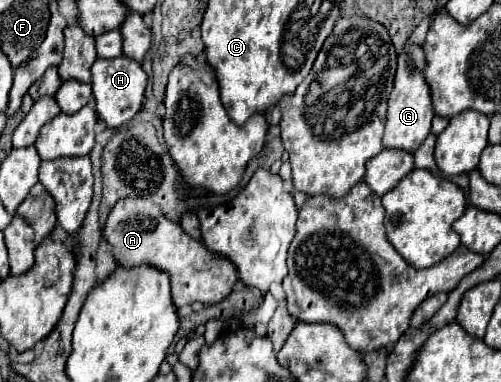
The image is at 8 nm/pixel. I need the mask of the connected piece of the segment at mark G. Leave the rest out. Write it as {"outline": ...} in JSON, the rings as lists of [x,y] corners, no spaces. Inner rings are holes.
{"outline":[[[406,42],[406,48],[398,56],[398,70],[394,78],[394,90],[388,98],[388,120],[386,120],[386,132],[384,132],[384,148],[396,148],[414,152],[422,146],[426,136],[430,134],[434,110],[430,100],[430,88],[424,80],[424,52],[422,46],[412,46]]]}

